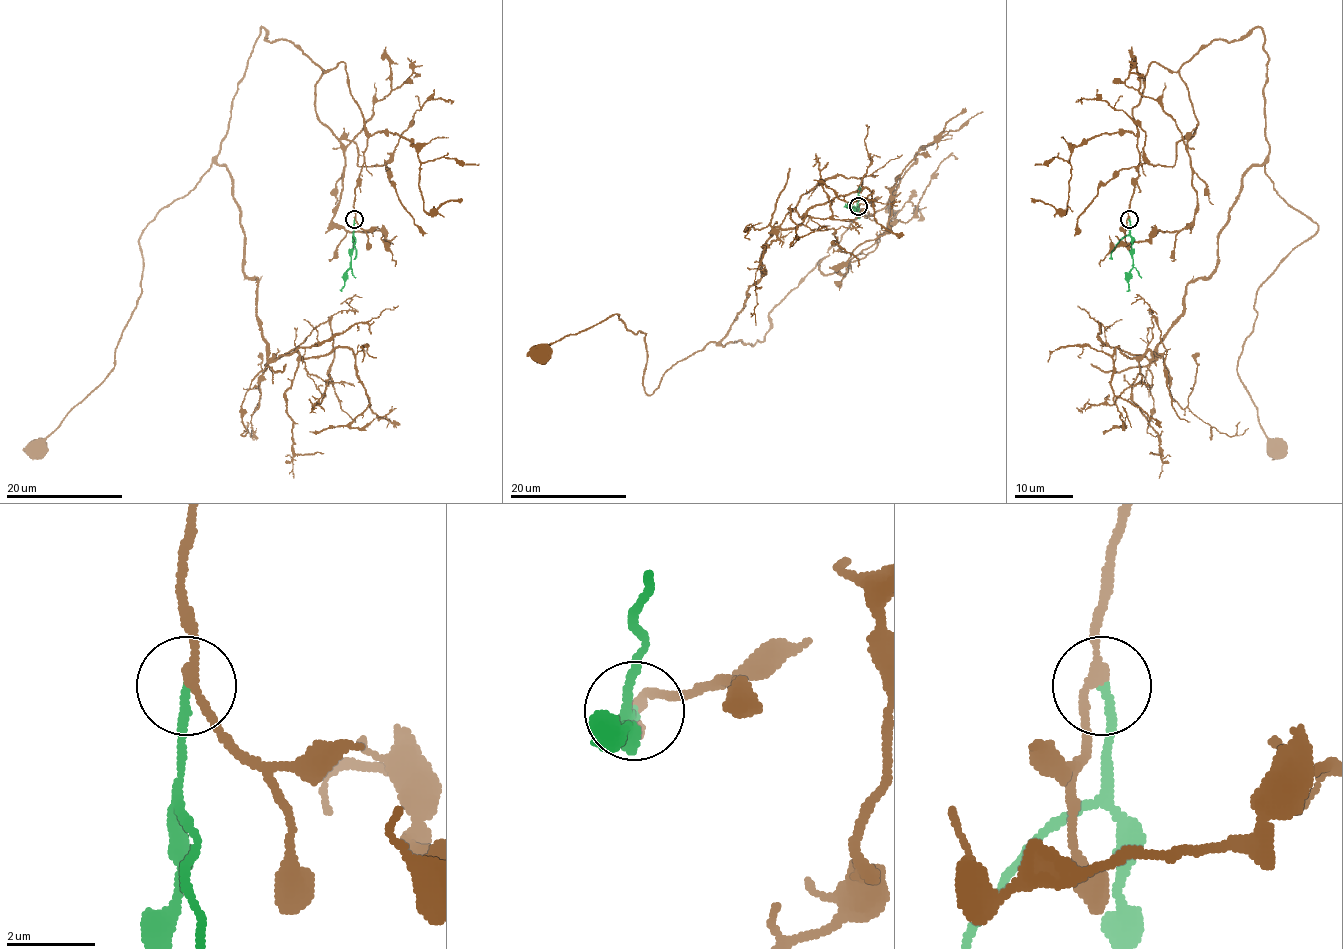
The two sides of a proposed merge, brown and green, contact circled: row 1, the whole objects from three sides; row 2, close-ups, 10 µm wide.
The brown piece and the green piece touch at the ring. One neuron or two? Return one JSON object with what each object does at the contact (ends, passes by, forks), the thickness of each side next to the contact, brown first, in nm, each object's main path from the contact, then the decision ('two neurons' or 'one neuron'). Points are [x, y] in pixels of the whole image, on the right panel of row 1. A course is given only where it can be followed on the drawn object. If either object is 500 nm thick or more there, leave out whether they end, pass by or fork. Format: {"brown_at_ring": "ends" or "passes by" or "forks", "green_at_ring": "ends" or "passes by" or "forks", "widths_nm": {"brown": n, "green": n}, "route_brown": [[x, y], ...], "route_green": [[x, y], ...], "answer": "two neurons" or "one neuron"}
{"brown_at_ring": "passes by", "green_at_ring": "ends", "widths_nm": {"brown": 180, "green": 160}, "route_brown": [[1129, 220], [1150, 64], [1177, 72], [1259, 28], [1265, 173], [1318, 227], [1257, 291], [1237, 369], [1274, 447]], "route_green": [[1129, 220], [1132, 268], [1126, 291]], "answer": "one neuron"}

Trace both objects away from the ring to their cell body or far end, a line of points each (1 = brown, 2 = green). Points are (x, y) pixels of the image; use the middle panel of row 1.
1: (858, 206), (871, 213), (770, 313), (763, 341), (710, 342), (650, 395), (645, 334), (618, 314), (540, 351)
2: (858, 206), (855, 209), (845, 203)

